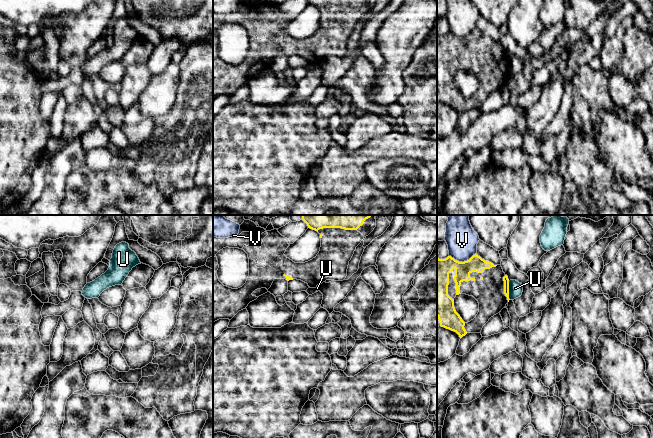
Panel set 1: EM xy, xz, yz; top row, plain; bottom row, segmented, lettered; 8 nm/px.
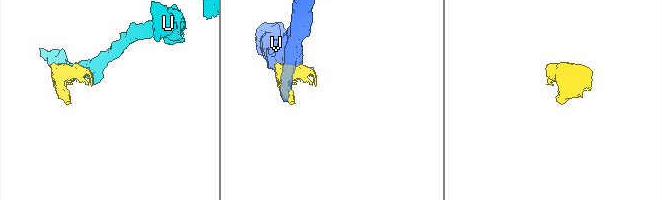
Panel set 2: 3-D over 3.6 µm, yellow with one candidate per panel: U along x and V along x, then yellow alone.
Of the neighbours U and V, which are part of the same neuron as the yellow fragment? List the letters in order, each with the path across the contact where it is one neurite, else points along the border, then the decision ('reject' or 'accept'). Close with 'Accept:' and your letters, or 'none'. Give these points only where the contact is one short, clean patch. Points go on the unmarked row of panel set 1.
U: reject
V: reject
Accept: none

